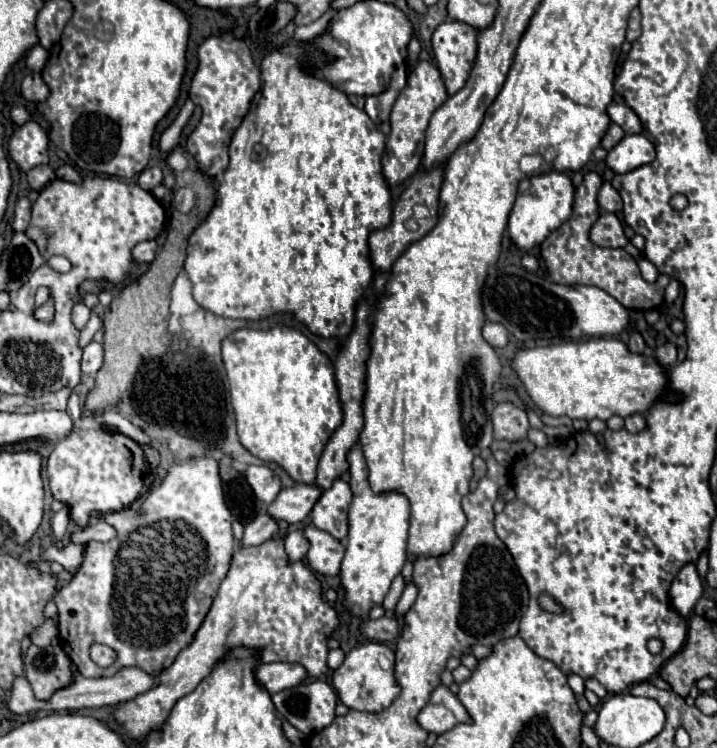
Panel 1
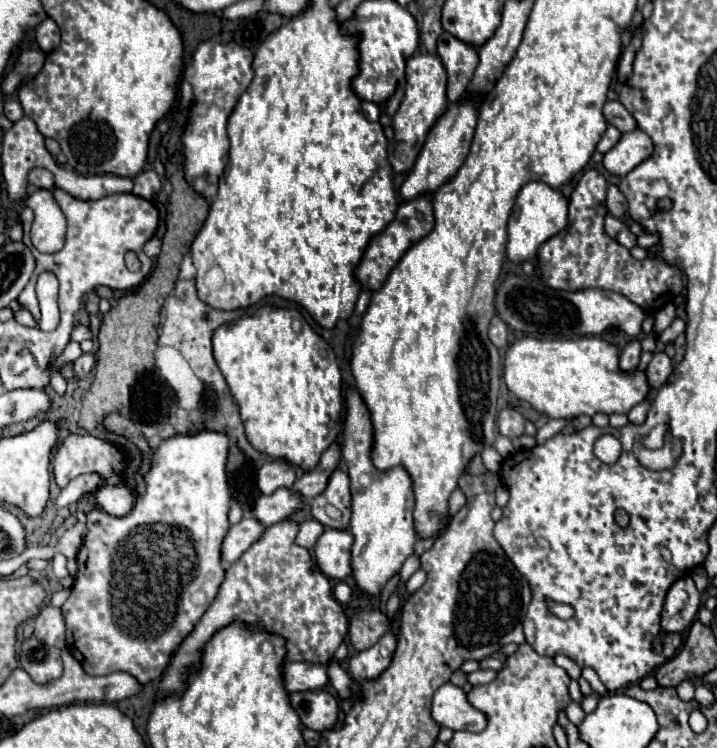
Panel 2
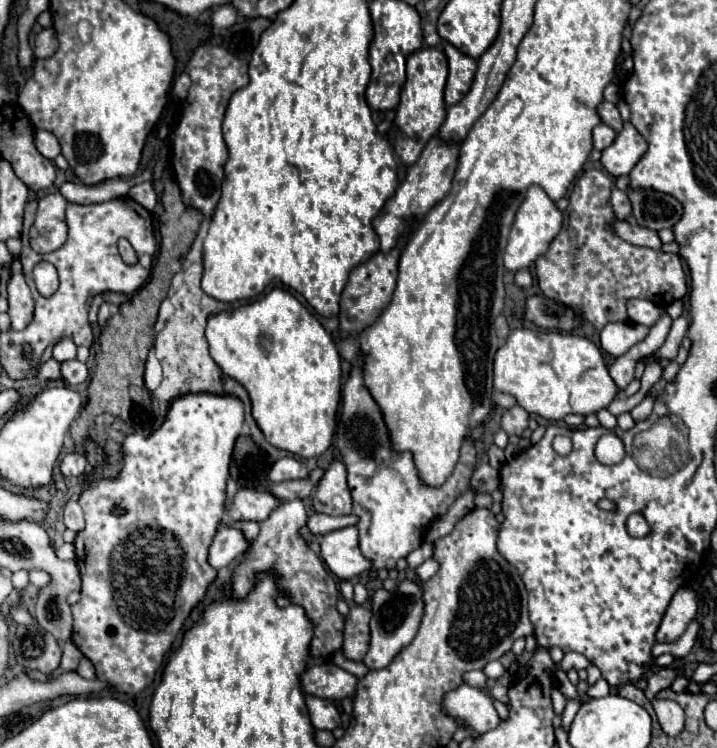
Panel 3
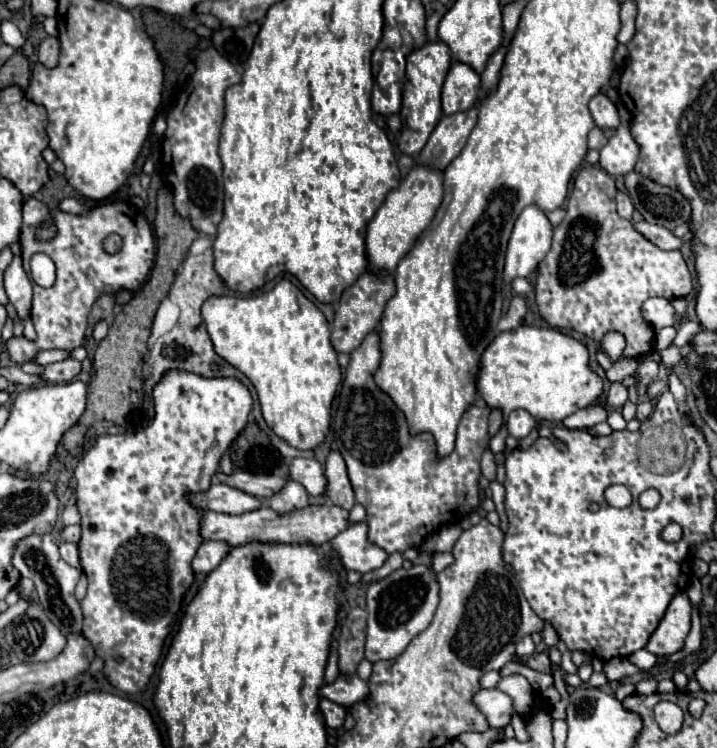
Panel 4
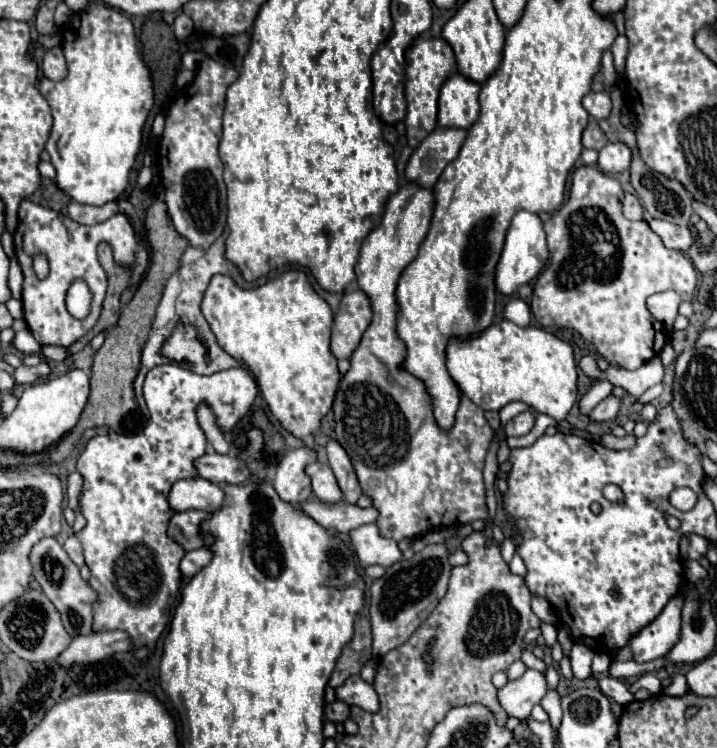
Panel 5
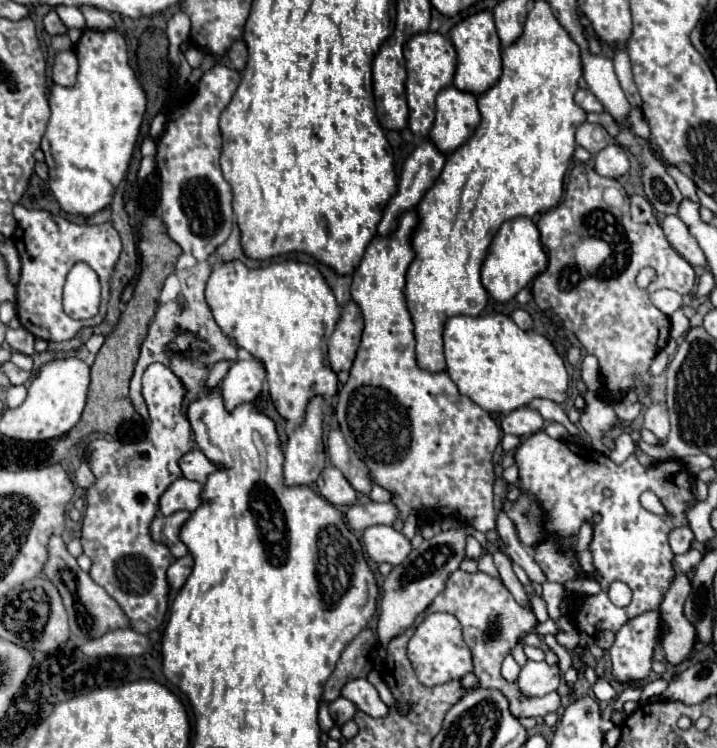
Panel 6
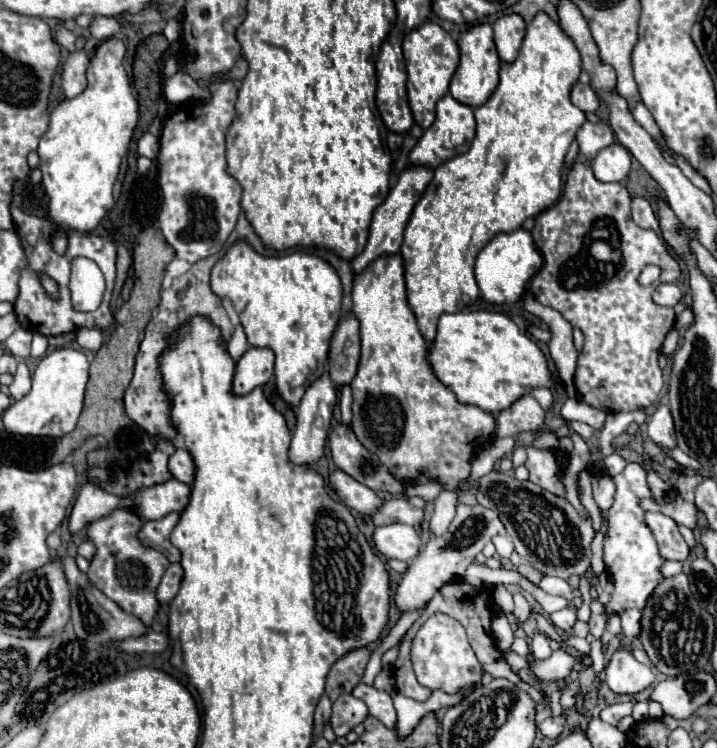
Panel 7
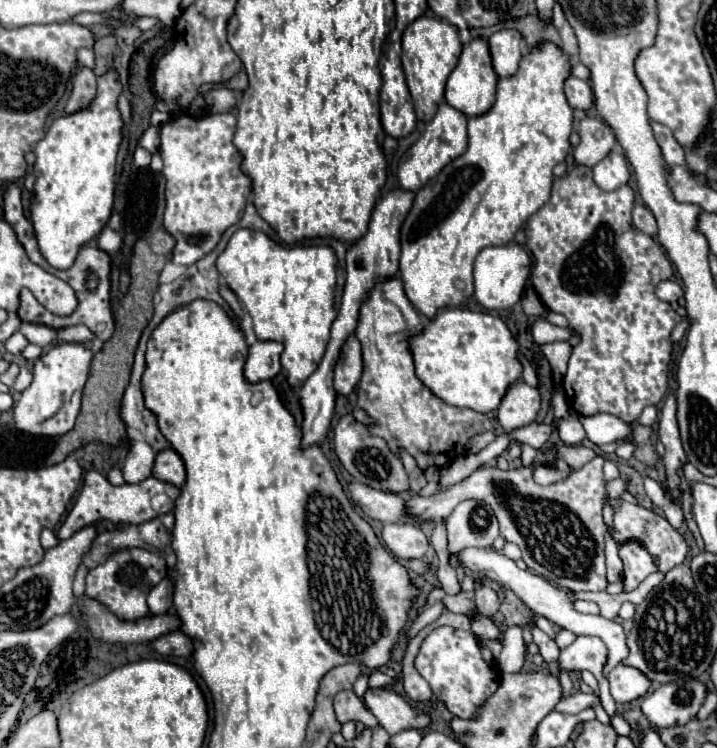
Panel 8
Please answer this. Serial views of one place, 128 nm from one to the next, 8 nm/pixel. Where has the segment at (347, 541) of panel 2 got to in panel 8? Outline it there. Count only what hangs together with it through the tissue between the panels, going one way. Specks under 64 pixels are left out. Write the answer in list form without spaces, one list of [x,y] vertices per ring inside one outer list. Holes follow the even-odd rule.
[[[406,522],[382,524],[382,542],[400,560],[422,558],[430,548],[424,532],[418,526]]]

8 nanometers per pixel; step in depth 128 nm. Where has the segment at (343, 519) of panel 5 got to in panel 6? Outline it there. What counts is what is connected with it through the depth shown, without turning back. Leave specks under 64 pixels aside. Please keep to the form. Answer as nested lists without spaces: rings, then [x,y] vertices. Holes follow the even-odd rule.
[[[390,502],[354,504],[346,512],[346,520],[348,520],[350,530],[356,530],[356,532],[362,532],[364,528],[374,526],[374,524],[392,524],[396,520],[396,506]]]

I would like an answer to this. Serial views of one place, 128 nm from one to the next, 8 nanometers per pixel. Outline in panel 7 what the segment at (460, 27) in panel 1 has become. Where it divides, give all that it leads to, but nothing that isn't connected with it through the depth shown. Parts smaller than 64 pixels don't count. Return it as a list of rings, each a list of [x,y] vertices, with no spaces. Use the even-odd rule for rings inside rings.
[[[450,94],[438,100],[436,104],[436,120],[434,124],[424,132],[416,148],[410,152],[410,164],[416,166],[440,166],[444,160],[464,154],[468,150],[468,144],[472,144],[472,136],[476,134],[476,120],[474,120],[474,110],[468,104],[462,104],[454,100]]]

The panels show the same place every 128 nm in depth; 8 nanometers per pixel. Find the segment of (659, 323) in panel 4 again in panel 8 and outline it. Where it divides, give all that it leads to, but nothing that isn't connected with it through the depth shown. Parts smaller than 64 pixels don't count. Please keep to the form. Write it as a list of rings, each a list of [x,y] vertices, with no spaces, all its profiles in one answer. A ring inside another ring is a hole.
[[[666,280],[666,282],[660,282],[660,284],[656,286],[656,296],[658,296],[660,300],[664,300],[664,302],[676,302],[682,294],[684,294],[684,292],[682,292],[680,284],[676,284],[674,280]]]

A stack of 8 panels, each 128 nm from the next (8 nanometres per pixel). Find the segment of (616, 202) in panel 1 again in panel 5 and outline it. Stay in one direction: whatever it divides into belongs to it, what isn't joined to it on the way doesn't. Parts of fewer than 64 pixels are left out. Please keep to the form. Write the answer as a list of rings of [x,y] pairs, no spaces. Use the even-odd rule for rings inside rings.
[[[624,194],[622,198],[622,208],[624,208],[624,216],[628,220],[642,220],[644,218],[644,210],[640,200],[634,194]]]

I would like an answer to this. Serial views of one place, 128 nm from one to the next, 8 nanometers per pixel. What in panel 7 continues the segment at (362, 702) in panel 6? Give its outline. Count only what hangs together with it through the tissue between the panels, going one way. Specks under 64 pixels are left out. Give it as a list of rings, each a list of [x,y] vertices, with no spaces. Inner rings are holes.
[[[360,682],[352,690],[352,696],[360,698],[368,706],[368,712],[374,718],[378,718],[382,724],[386,724],[388,728],[392,728],[396,724],[396,712],[394,712],[394,706],[392,706],[392,700],[390,700],[388,692]]]

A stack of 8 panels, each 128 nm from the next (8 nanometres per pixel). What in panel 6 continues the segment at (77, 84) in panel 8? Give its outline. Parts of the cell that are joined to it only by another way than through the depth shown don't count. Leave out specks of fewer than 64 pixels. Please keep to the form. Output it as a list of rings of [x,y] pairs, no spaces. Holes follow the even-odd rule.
[[[74,50],[58,52],[54,56],[52,64],[52,80],[60,86],[72,86],[76,82],[76,72],[78,72],[78,60]]]

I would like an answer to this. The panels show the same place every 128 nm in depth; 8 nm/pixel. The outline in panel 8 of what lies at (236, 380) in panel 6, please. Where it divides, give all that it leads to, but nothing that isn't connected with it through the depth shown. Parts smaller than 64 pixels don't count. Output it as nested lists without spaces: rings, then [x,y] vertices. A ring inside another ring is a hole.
[[[256,340],[250,346],[248,360],[244,366],[244,376],[250,384],[270,380],[280,372],[280,354],[284,346],[280,342],[260,342]]]

